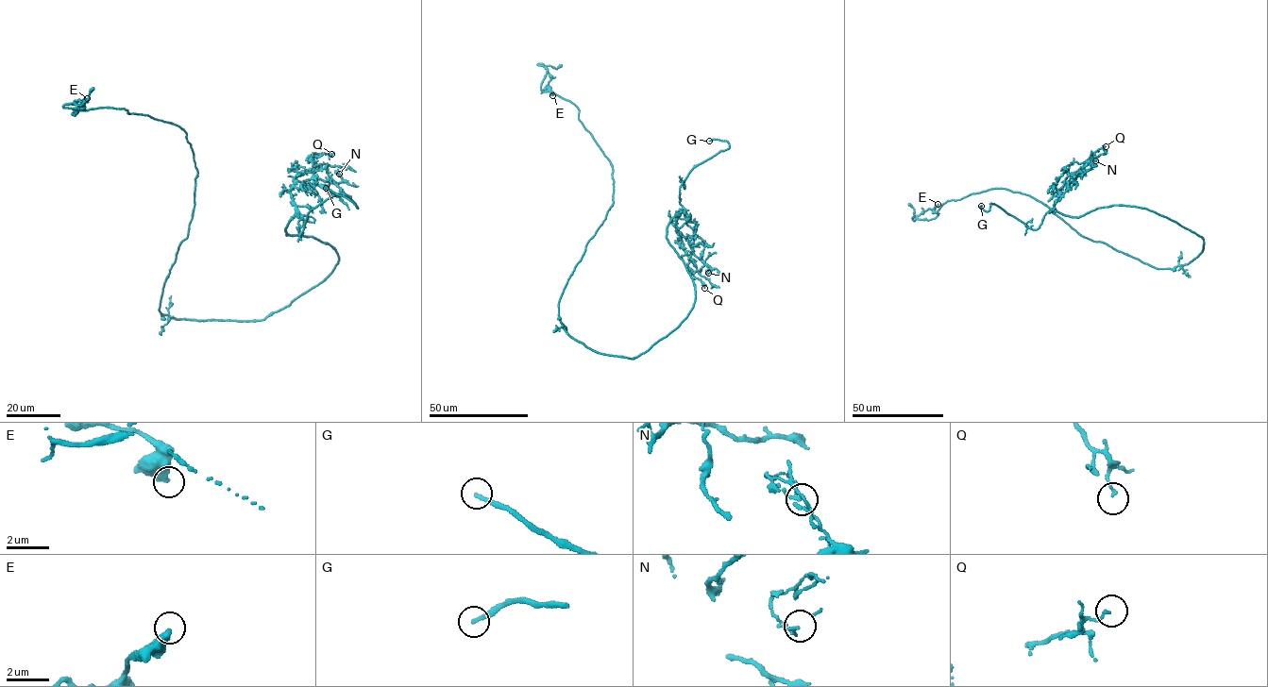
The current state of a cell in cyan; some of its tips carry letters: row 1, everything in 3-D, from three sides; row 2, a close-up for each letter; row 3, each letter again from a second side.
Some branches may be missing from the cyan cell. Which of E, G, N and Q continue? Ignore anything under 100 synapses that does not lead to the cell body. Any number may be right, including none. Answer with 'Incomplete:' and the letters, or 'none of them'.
Incomplete: G

